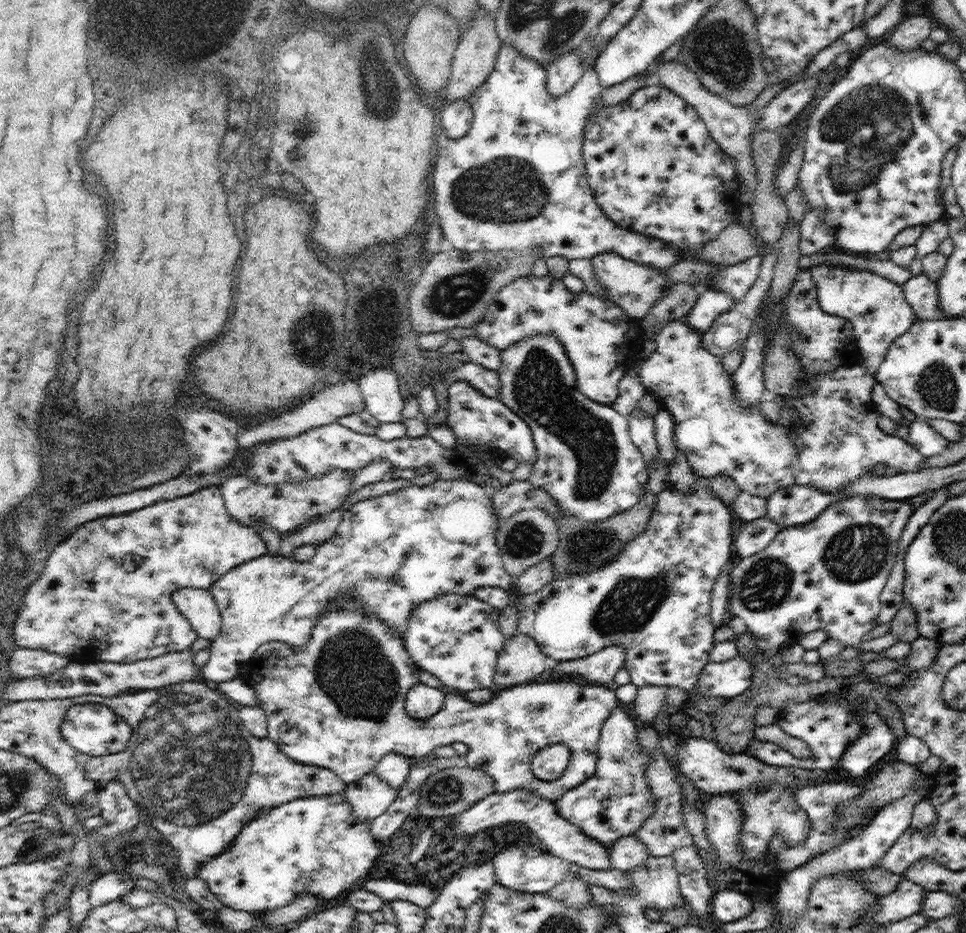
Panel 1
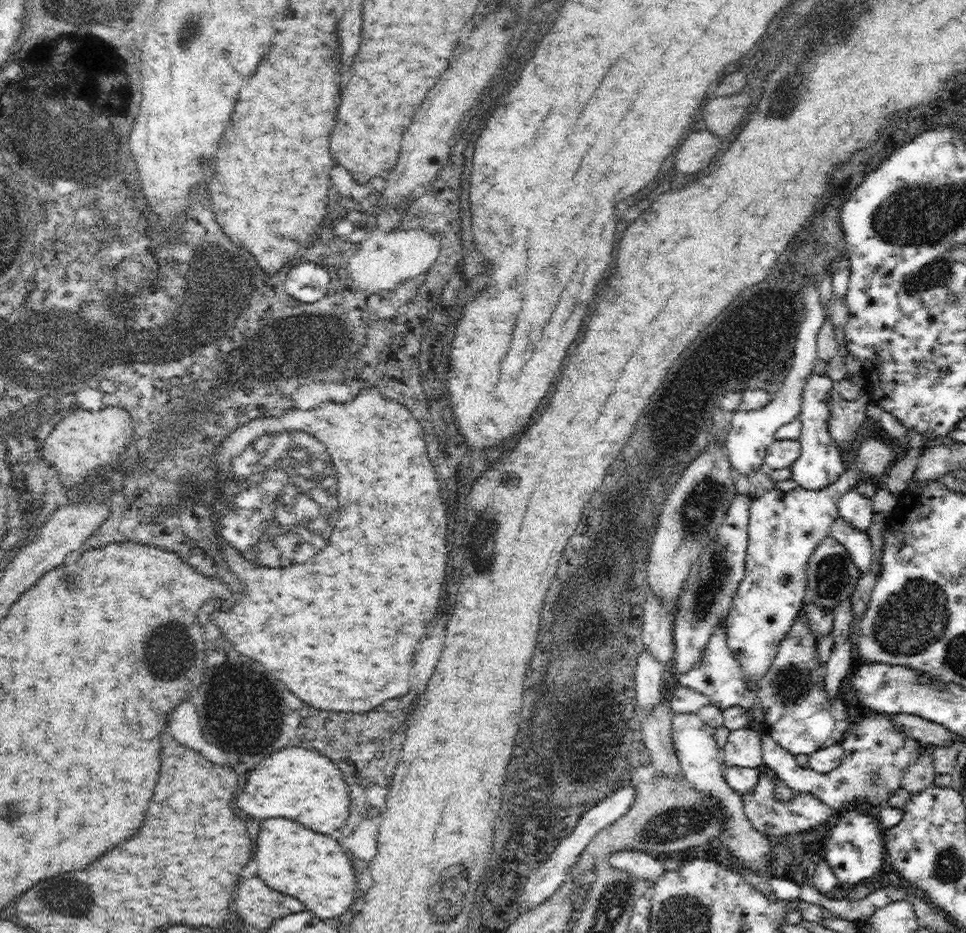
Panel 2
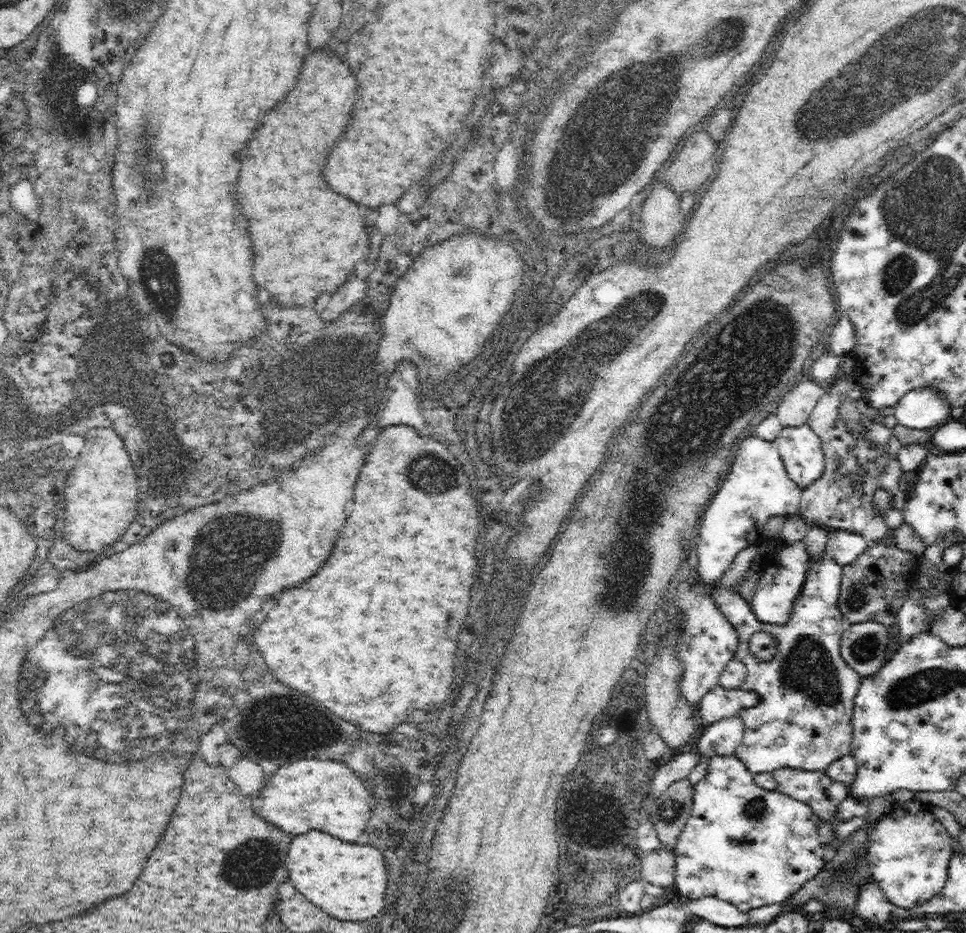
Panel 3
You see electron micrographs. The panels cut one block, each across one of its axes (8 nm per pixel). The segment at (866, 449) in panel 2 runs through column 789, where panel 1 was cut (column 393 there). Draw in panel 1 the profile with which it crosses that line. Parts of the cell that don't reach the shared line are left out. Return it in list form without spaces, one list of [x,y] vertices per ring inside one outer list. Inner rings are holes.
[[[455,480],[455,482],[431,482],[429,486],[407,486],[403,490],[395,490],[383,496],[375,496],[375,498],[367,498],[361,502],[355,502],[351,506],[345,508],[341,522],[337,526],[337,532],[325,540],[321,546],[317,546],[315,556],[309,562],[295,562],[295,560],[287,560],[283,556],[261,556],[261,558],[253,558],[241,566],[235,566],[233,570],[229,570],[227,574],[223,574],[217,582],[213,582],[213,588],[209,590],[211,598],[217,604],[219,616],[221,616],[221,630],[219,634],[211,640],[211,658],[207,660],[207,664],[203,666],[201,672],[201,680],[209,680],[215,684],[225,684],[229,680],[239,678],[239,664],[245,664],[253,658],[253,652],[261,646],[261,644],[271,644],[271,642],[279,642],[279,644],[287,644],[287,648],[295,650],[295,652],[303,652],[311,640],[311,632],[315,628],[317,622],[321,622],[323,614],[331,608],[331,606],[339,606],[339,602],[347,602],[353,604],[353,610],[359,610],[361,616],[369,616],[375,618],[377,622],[381,622],[383,626],[387,626],[391,632],[399,634],[399,638],[405,642],[405,634],[407,634],[407,622],[413,614],[413,610],[417,610],[417,606],[431,602],[435,598],[441,598],[445,594],[459,594],[459,596],[475,596],[477,590],[481,588],[499,588],[499,590],[507,590],[509,588],[509,576],[503,570],[503,562],[497,550],[497,530],[499,530],[499,516],[493,508],[493,496],[491,492],[487,492],[483,486],[473,484],[473,482],[465,482],[465,480]]]

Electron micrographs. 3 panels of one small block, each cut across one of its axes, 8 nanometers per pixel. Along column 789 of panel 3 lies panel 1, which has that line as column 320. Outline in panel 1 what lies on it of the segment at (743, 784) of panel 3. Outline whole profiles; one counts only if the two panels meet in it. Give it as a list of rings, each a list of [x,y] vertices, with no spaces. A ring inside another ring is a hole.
[[[341,792],[325,794],[325,796],[305,796],[295,798],[291,802],[283,802],[267,810],[261,818],[255,818],[245,824],[245,828],[233,838],[231,846],[221,850],[209,862],[203,862],[193,878],[205,880],[209,892],[227,908],[243,910],[249,914],[259,912],[265,916],[271,910],[281,906],[289,906],[301,894],[309,894],[315,898],[323,898],[325,902],[343,898],[347,892],[355,890],[363,876],[371,870],[379,856],[379,840],[371,836],[371,822],[365,818],[357,818],[353,814],[347,796]]]

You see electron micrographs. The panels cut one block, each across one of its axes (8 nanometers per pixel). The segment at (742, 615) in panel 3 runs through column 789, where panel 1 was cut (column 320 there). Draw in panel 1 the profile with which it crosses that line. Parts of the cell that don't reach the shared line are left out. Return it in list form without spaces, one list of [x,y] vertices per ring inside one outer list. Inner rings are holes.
[[[339,602],[339,606],[331,606],[331,608],[323,614],[321,622],[315,624],[315,628],[313,628],[313,632],[311,632],[311,640],[309,640],[309,644],[307,644],[307,648],[305,648],[303,652],[295,652],[295,650],[287,648],[287,644],[279,644],[279,642],[261,644],[261,646],[253,652],[253,658],[251,658],[249,662],[245,662],[243,666],[247,668],[247,678],[243,680],[243,684],[247,684],[247,686],[255,692],[257,700],[261,702],[261,708],[265,710],[267,732],[269,732],[267,738],[271,738],[271,740],[279,746],[279,750],[281,750],[283,754],[287,754],[289,758],[293,758],[295,762],[301,762],[301,764],[307,764],[307,766],[319,766],[319,768],[323,768],[323,770],[331,770],[331,772],[335,772],[345,784],[355,782],[355,780],[359,780],[361,776],[373,772],[373,768],[379,764],[379,760],[381,760],[385,754],[389,754],[389,752],[397,752],[397,754],[405,754],[407,758],[419,758],[419,760],[421,760],[421,758],[427,758],[429,754],[433,754],[433,750],[439,748],[439,746],[451,746],[451,744],[455,744],[455,742],[463,742],[463,744],[467,744],[467,748],[469,748],[469,754],[465,756],[463,764],[467,764],[467,766],[473,768],[473,770],[483,770],[483,772],[487,772],[487,774],[493,778],[493,782],[495,782],[495,792],[509,792],[509,790],[515,790],[515,788],[525,788],[525,790],[537,792],[541,798],[549,798],[549,800],[553,802],[553,800],[557,800],[561,794],[565,794],[567,790],[571,790],[571,788],[575,788],[575,786],[581,786],[585,780],[593,778],[595,768],[597,768],[597,760],[599,760],[599,756],[597,756],[597,742],[599,742],[599,736],[601,736],[601,728],[603,728],[605,720],[609,718],[611,710],[617,708],[617,704],[619,704],[619,702],[617,702],[617,694],[615,694],[613,690],[607,690],[605,686],[583,686],[583,684],[577,684],[577,682],[571,682],[571,680],[563,678],[563,680],[557,680],[557,682],[551,682],[551,684],[547,682],[547,684],[513,686],[513,688],[509,688],[509,690],[503,690],[501,694],[497,694],[497,698],[495,698],[493,702],[487,702],[487,704],[483,704],[483,706],[477,706],[477,704],[473,704],[473,702],[467,702],[459,692],[447,692],[443,708],[441,708],[437,714],[433,714],[427,722],[417,722],[417,720],[413,720],[413,718],[405,712],[405,696],[407,696],[407,692],[409,692],[415,684],[419,684],[419,668],[417,668],[417,664],[411,660],[409,652],[405,650],[405,644],[403,644],[403,640],[399,638],[399,634],[391,632],[387,626],[383,626],[383,624],[377,622],[375,618],[369,618],[369,616],[365,618],[365,616],[361,616],[361,612],[359,612],[359,610],[353,610],[353,604],[347,604],[347,602]],[[283,724],[289,724],[289,726],[293,726],[293,728],[297,730],[297,740],[283,740],[283,734],[281,734]],[[555,742],[567,744],[569,750],[571,750],[571,758],[569,758],[569,762],[567,762],[563,768],[557,770],[557,774],[555,774],[553,780],[545,782],[545,780],[539,780],[539,778],[533,776],[531,762],[533,762],[533,756],[535,756],[541,748],[545,748],[545,746],[549,746],[549,744],[555,744]]]

